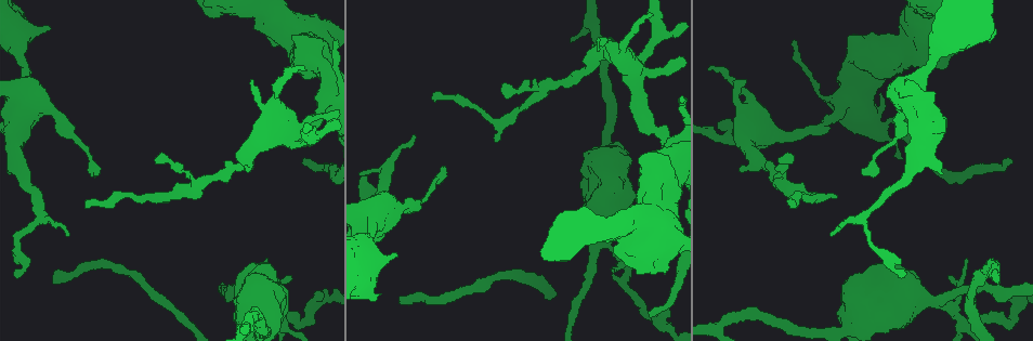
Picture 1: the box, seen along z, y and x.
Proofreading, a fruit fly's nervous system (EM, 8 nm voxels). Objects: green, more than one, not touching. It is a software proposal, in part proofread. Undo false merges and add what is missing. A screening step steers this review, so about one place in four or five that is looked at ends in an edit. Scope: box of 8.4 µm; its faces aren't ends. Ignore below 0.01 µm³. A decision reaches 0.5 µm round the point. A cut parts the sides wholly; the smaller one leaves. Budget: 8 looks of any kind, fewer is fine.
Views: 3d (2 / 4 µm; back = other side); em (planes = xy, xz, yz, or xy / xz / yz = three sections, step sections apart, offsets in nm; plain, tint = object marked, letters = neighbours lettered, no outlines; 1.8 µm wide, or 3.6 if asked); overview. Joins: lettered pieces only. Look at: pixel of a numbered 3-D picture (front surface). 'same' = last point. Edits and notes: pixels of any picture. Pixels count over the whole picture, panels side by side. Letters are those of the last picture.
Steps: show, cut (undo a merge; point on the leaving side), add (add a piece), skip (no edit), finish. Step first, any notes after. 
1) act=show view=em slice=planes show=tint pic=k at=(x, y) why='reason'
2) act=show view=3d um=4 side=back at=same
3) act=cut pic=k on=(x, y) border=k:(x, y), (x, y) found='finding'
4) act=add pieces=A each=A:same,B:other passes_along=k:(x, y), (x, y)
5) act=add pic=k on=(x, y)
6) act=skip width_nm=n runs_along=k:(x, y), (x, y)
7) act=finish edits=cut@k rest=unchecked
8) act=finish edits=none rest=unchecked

act=show view=em slice=xz step=8 show=tint pic=1 at=(948, 310) why='sharp bend'

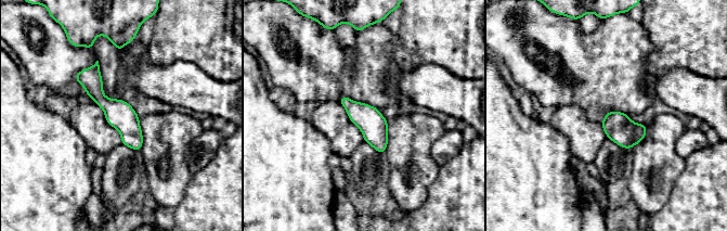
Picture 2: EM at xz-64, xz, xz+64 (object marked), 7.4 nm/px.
act=show view=em slice=xz step=8 show=letters at=same

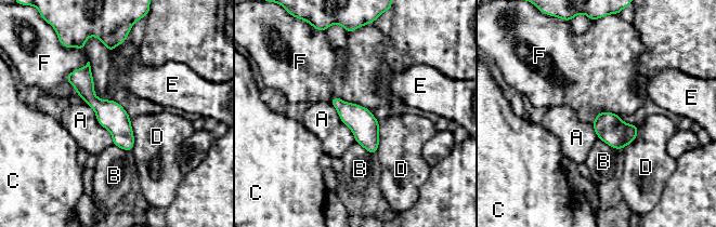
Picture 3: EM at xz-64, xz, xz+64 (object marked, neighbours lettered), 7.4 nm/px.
act=cut pic=3 on=(610, 128) each=A:other,B:other,C:other,D:other,E:other,F:other part_leaving=3:(69, 77), (120, 128), (128, 148) found='a second neuron is stuck on'

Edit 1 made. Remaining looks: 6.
act=show view=3d um=2 pic=1 at=(304, 160) why='free end'

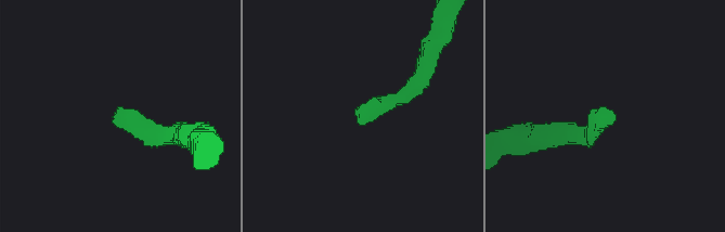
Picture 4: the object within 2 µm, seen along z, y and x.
act=show view=em slice=yz step=16 show=tint pic=4 at=(115, 112)

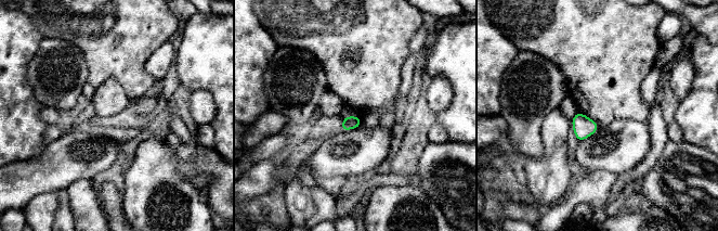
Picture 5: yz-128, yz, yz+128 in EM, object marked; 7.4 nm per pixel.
act=show view=em slice=planes show=letters at=same why='another direction'

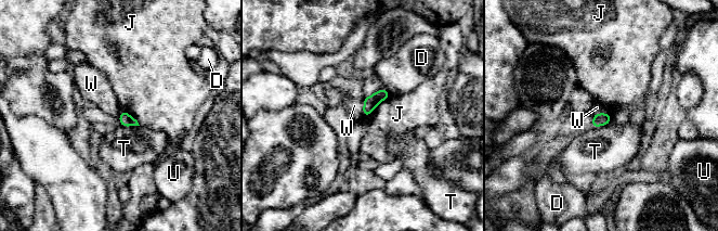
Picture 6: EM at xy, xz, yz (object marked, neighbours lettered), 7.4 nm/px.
act=skip each=D:other,J:other,T:other,U:other,W:other found='none of them fits'

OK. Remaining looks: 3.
act=show view=em slice=planes show=letters pic=1 at=(52, 282) why='free end'

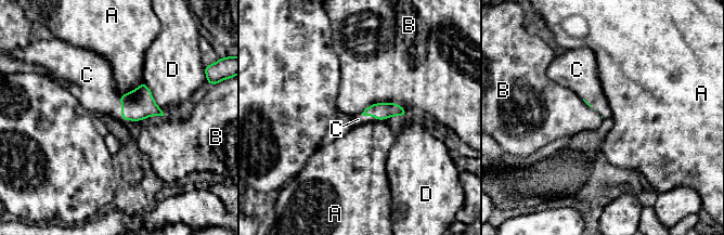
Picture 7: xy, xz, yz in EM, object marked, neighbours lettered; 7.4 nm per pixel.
act=add pieces=C longest_contact=B:360nm each=A:other,B:other,C:same,D:other found='the neuron continues'

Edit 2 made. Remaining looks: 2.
act=finish edits=cut@3,add@7 rest=unchecked

